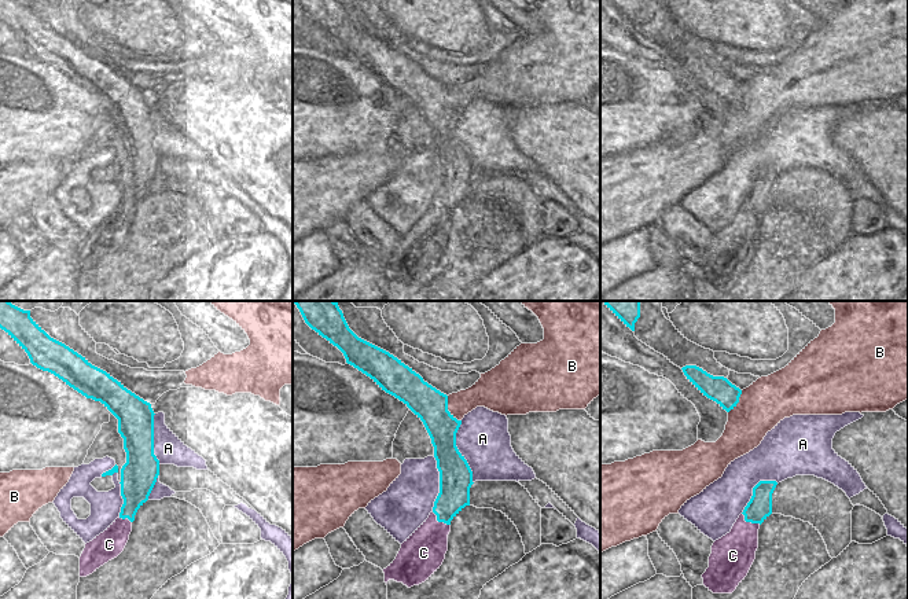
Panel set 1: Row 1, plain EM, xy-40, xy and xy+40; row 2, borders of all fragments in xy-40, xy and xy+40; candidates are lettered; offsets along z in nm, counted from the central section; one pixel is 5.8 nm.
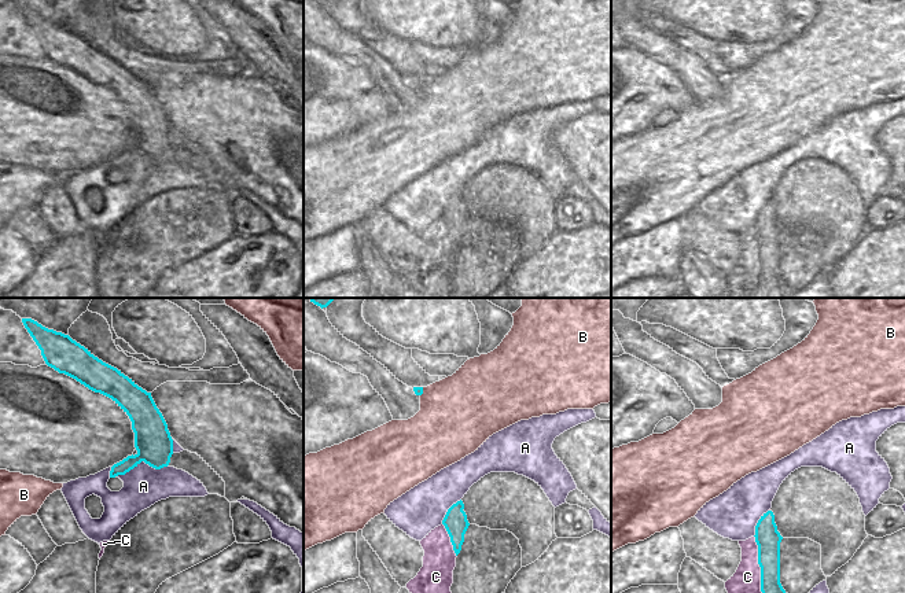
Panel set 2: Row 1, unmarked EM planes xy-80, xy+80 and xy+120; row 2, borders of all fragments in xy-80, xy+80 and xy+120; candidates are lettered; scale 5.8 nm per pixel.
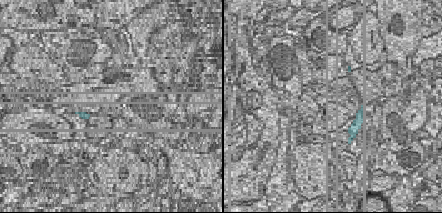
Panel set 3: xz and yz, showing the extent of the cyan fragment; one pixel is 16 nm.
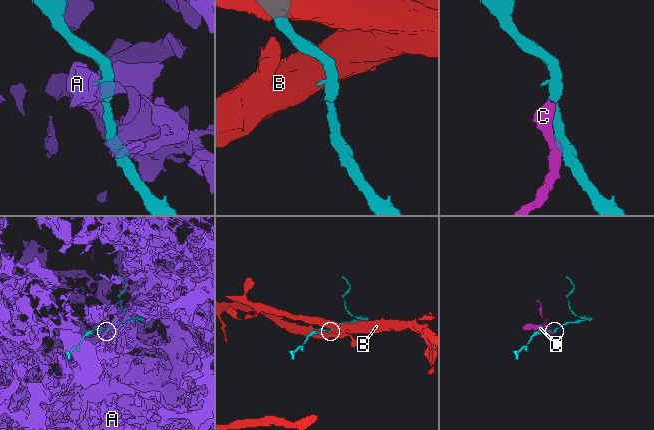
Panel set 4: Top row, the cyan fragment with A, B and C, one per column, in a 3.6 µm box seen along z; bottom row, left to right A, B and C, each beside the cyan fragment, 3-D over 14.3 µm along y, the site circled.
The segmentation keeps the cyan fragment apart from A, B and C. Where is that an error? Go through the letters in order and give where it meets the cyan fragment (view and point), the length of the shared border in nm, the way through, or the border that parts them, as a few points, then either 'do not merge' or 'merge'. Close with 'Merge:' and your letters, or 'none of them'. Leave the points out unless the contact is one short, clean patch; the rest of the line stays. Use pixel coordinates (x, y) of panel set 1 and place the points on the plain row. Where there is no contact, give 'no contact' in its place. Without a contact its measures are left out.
A: contact xy (459, 144); length 380 nm; do not merge
B: contact xy (447, 102); length 170 nm; do not merge
C: contact xy (440, 213); length 140 nm; border xy (432, 204), (438, 213), (449, 217); do not merge
Merge: none of them

